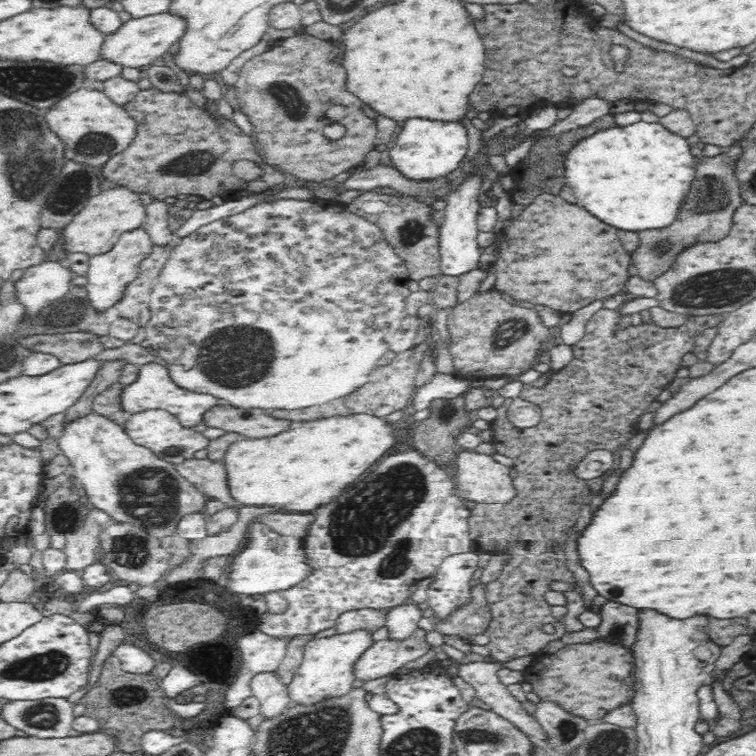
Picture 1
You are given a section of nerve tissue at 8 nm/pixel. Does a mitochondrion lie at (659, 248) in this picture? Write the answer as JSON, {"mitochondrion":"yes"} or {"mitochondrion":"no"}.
{"mitochondrion":"yes"}

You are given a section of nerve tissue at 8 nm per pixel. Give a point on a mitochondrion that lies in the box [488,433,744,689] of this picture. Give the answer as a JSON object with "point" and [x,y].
{"point":[620,630]}

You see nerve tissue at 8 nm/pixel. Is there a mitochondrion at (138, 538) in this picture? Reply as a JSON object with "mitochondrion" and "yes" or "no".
{"mitochondrion":"yes"}

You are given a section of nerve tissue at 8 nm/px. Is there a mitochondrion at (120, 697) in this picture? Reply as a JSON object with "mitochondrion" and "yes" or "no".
{"mitochondrion":"yes"}

